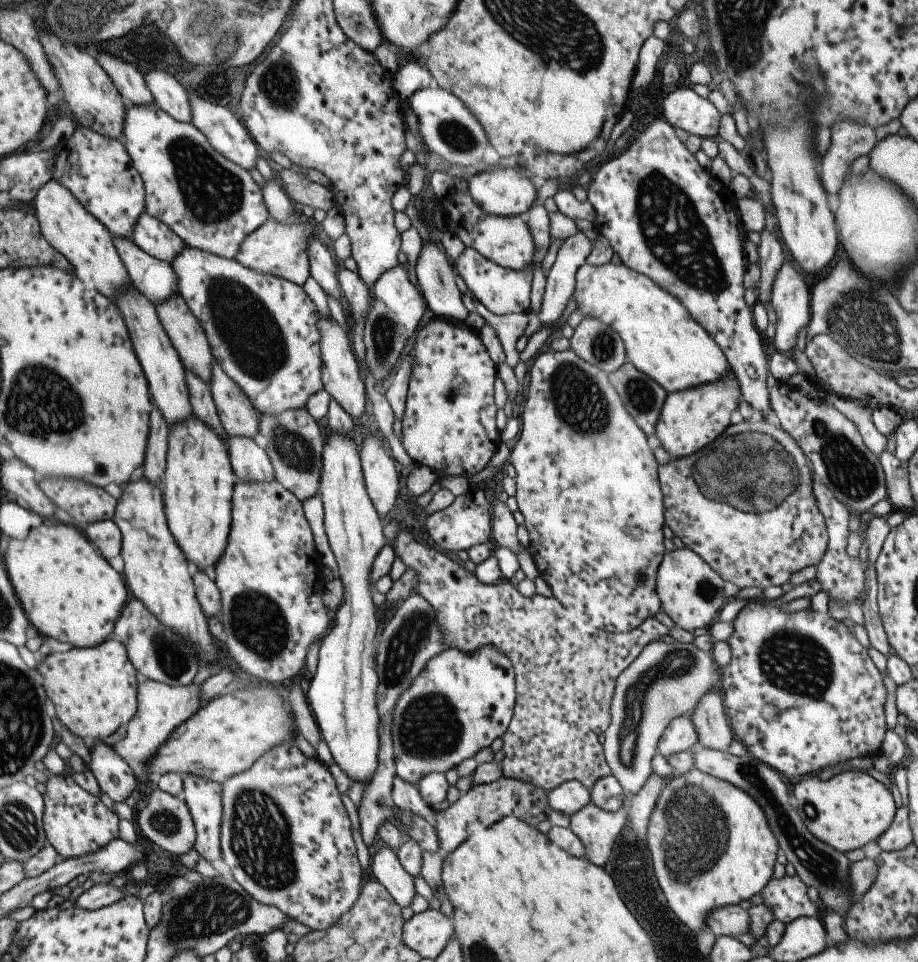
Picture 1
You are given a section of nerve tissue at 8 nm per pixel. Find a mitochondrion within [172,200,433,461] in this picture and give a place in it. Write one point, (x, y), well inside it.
(253, 337)

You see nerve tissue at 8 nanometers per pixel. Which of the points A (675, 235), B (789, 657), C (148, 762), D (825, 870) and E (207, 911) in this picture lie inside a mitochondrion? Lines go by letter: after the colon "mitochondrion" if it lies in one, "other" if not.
A: mitochondrion
B: mitochondrion
C: other
D: mitochondrion
E: mitochondrion

